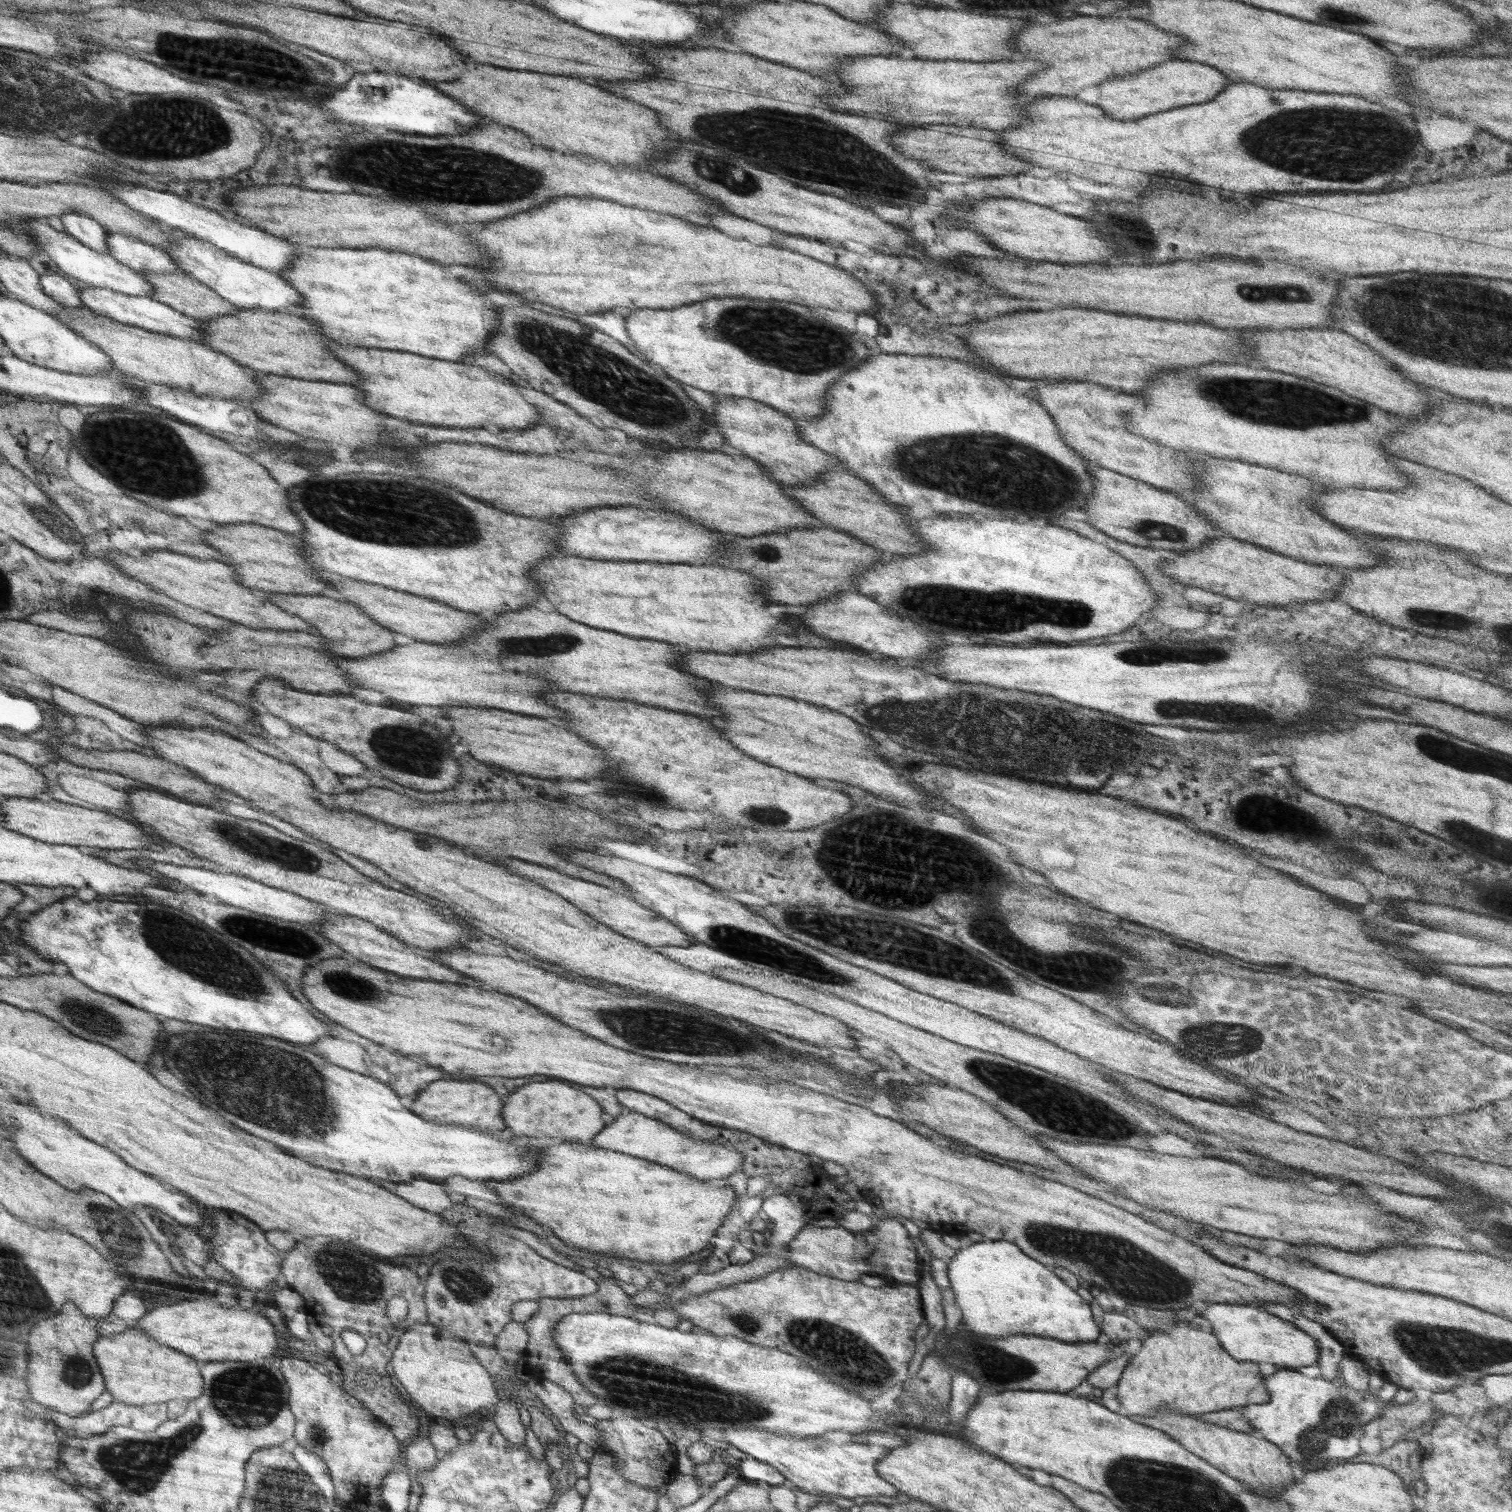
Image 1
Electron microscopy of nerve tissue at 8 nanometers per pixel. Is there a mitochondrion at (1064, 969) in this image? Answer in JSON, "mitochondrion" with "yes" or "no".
{"mitochondrion":"yes"}

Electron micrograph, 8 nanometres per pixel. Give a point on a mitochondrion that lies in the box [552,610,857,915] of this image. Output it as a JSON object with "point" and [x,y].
{"point":[767,815]}

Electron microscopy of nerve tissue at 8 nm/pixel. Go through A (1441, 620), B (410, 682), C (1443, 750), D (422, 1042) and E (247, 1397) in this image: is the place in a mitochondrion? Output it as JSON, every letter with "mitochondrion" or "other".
{"A":"mitochondrion","B":"other","C":"mitochondrion","D":"other","E":"mitochondrion"}

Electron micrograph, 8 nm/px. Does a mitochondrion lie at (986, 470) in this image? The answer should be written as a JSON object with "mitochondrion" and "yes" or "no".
{"mitochondrion":"yes"}

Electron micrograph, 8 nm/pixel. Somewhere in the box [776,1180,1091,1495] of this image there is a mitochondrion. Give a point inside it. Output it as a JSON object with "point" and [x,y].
{"point":[850,1356]}

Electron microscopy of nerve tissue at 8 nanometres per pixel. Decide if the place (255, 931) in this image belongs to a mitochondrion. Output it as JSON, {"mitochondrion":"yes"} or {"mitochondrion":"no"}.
{"mitochondrion":"yes"}

